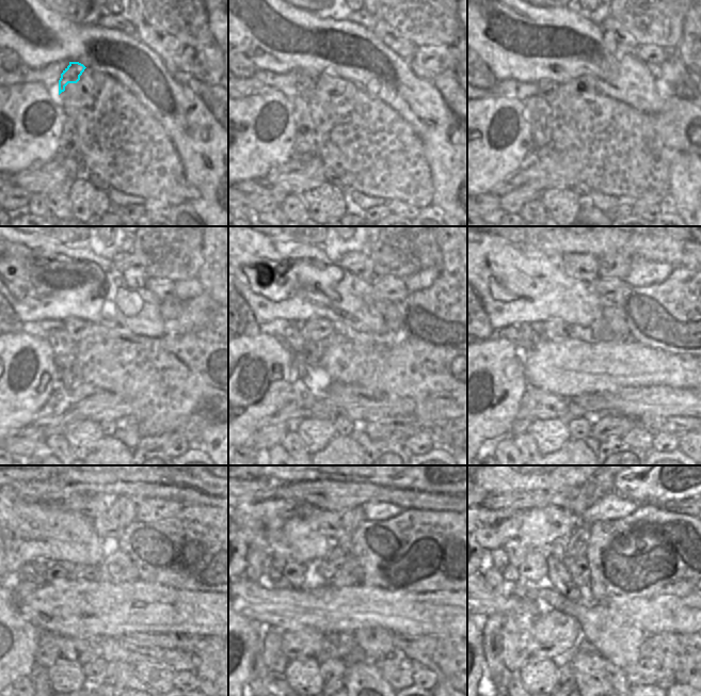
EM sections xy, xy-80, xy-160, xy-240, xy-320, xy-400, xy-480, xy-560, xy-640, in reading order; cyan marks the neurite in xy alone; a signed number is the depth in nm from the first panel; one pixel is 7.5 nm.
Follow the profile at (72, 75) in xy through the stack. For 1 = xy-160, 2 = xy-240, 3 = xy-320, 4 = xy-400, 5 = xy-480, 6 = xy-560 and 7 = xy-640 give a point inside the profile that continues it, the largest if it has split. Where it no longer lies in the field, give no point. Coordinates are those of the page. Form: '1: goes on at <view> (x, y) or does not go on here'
1: goes on at xy-160 (547, 88)
2: goes on at xy-240 (77, 328)
3: goes on at xy-320 (316, 329)
4: goes on at xy-400 (555, 329)
5: goes on at xy-480 (102, 572)
6: goes on at xy-560 (334, 568)
7: goes on at xy-640 (577, 567)

